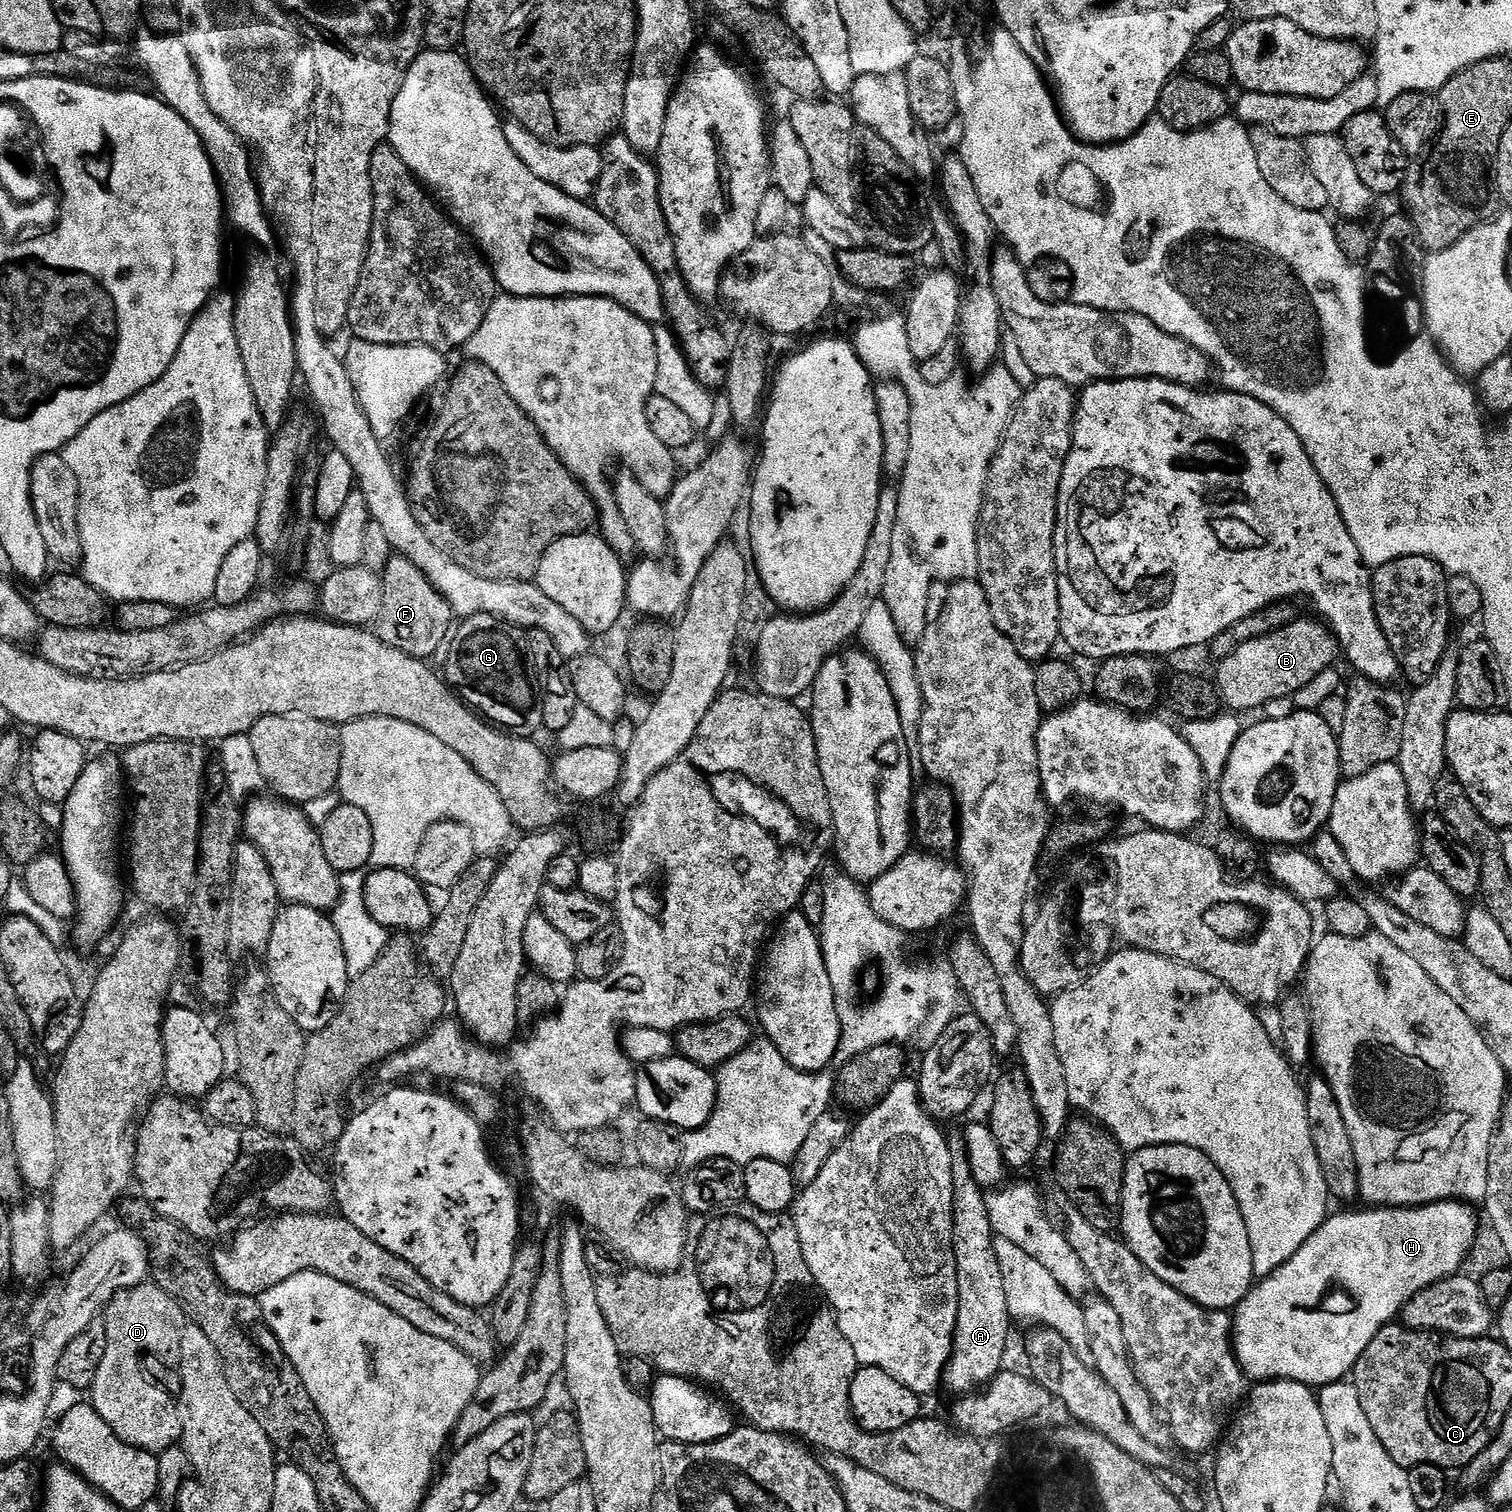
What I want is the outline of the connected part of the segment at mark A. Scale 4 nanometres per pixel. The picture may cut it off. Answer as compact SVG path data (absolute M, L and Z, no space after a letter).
M949 1135L948 1149L952 1155L954 1182L952 1237L958 1274L958 1322L956 1338L952 1341L952 1356L948 1359L943 1383L964 1394L972 1390L975 1384L991 1385L1005 1367L1004 1351L1008 1348L1010 1315L1002 1269L998 1254L995 1253L997 1237L992 1231L990 1214L986 1210L985 1189L981 1188L980 1183L972 1176L963 1135Z

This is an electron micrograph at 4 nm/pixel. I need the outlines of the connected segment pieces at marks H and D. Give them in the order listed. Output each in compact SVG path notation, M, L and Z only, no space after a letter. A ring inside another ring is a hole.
M1440 1200L1436 1204L1417 1204L1415 1206L1364 1206L1361 1212L1340 1212L1329 1215L1321 1228L1318 1229L1274 1274L1263 1277L1249 1292L1247 1298L1234 1309L1234 1347L1236 1356L1240 1360L1240 1367L1244 1369L1245 1377L1252 1382L1267 1382L1269 1380L1294 1380L1299 1384L1309 1386L1323 1386L1325 1384L1339 1384L1344 1376L1353 1371L1362 1358L1366 1346L1374 1342L1376 1335L1393 1323L1403 1313L1404 1308L1422 1290L1434 1286L1439 1280L1447 1280L1461 1271L1464 1259L1472 1252L1476 1244L1476 1235L1480 1232L1480 1224L1476 1221L1476 1212L1471 1203L1462 1200Z
M153 1281L119 1291L109 1301L102 1318L106 1326L107 1346L90 1389L90 1402L112 1431L129 1445L159 1454L179 1441L179 1418L169 1394L150 1373L154 1362L171 1360L168 1348L168 1311L175 1300ZM140 1308L140 1312L132 1312ZM120 1416L132 1416L120 1424ZM144 1416L144 1420L140 1420Z

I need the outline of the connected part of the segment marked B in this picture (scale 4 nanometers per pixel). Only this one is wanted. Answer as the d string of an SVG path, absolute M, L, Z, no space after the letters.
M1299 618L1284 628L1276 629L1253 641L1242 643L1234 654L1219 661L1214 683L1219 689L1225 709L1236 714L1245 714L1251 708L1263 709L1275 699L1293 697L1318 674L1331 669L1338 660L1336 636L1327 624L1319 619Z

